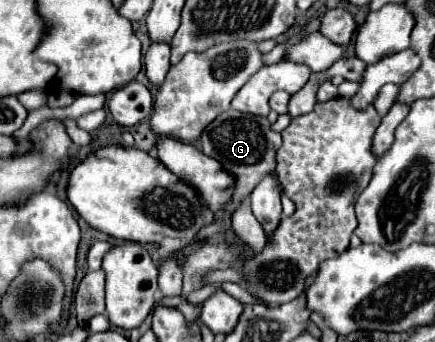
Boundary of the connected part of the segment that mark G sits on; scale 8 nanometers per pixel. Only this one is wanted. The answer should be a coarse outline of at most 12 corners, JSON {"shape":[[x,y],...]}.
{"shape":[[227,110],[203,154],[235,176],[233,212],[275,170],[281,134],[263,116]]}

